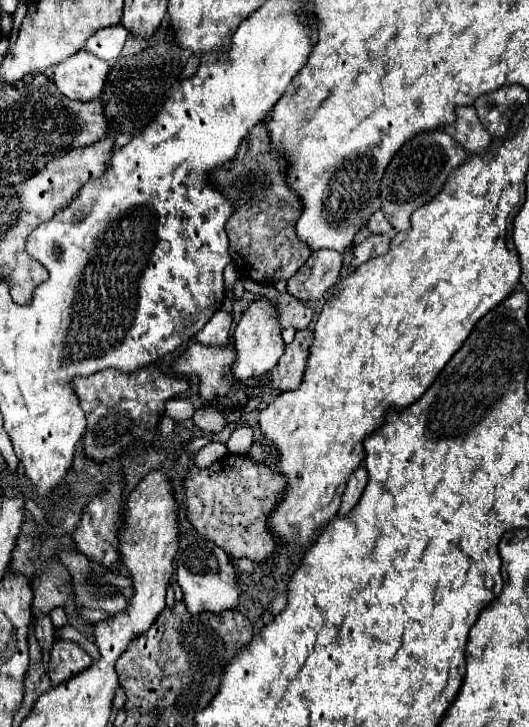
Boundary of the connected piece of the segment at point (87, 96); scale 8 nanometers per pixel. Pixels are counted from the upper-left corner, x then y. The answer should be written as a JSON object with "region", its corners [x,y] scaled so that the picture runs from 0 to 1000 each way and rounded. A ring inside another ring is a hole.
{"region":[[[147,70],[102,92],[102,117],[117,131],[140,139],[174,139],[185,136],[200,111],[208,92],[185,78]]]}

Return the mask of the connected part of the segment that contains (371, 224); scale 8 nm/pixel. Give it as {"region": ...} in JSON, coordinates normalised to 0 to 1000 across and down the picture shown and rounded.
{"region":[[[715,290],[707,293],[699,301],[696,301],[696,318],[699,320],[730,320],[737,326],[749,326],[749,320],[741,318],[745,312],[737,312],[737,304],[730,301],[730,293],[726,290]]]}

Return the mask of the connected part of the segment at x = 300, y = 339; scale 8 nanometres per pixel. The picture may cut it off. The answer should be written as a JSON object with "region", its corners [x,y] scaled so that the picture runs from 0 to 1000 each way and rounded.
{"region":[[[560,455],[560,466],[541,477],[537,488],[529,491],[526,505],[518,505],[510,513],[461,524],[469,532],[488,530],[491,524],[510,524],[518,535],[529,538],[548,538],[560,535],[571,524],[575,505],[578,505],[578,491],[582,491],[582,477],[590,475],[594,461],[586,455]]]}

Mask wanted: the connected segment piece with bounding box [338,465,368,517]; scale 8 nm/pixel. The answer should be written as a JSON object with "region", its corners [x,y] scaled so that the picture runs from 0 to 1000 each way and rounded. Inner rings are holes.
{"region":[[[681,640],[658,659],[658,667],[654,667],[654,675],[647,681],[647,695],[643,695],[643,703],[639,703],[639,711],[650,711],[665,703],[665,697],[677,692],[688,670],[696,664],[696,651],[692,645]]]}

